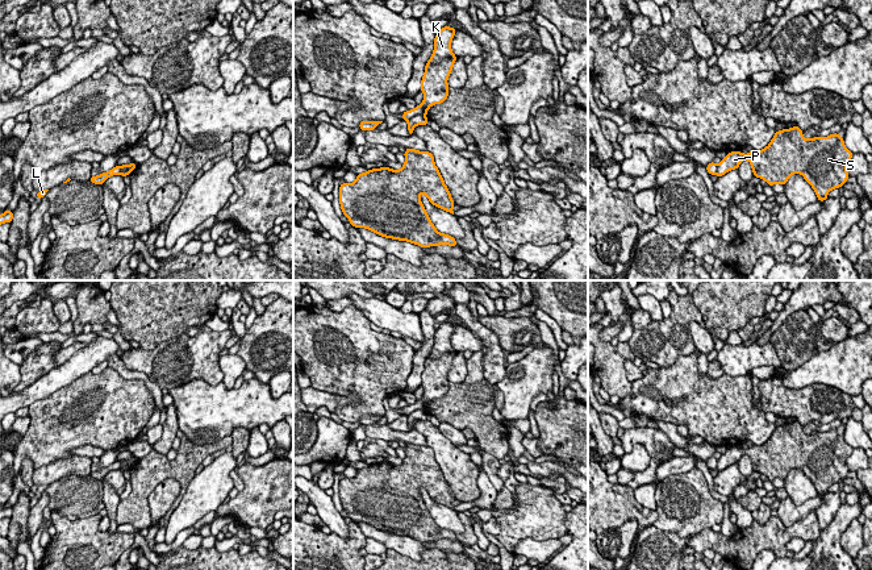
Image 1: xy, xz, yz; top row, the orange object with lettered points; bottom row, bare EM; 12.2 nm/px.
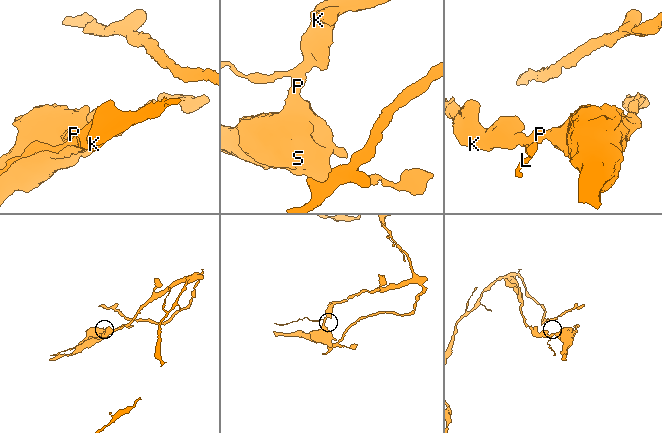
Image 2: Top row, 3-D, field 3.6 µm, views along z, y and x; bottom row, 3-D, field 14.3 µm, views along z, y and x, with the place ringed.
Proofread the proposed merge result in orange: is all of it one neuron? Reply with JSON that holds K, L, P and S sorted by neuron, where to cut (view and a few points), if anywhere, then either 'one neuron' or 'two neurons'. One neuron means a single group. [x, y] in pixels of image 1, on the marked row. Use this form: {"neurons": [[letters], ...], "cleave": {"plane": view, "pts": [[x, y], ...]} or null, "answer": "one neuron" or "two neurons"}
{"neurons": [["K", "L"], ["P", "S"]], "cleave": {"plane": "xz", "pts": [[424, 115], [413, 115], [407, 120]]}, "answer": "two neurons"}

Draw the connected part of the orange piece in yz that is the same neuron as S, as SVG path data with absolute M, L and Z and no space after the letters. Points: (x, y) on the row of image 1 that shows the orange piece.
M796 125L776 132L763 150L748 154L727 153L717 167L717 175L722 176L738 168L747 159L754 176L765 180L771 187L776 183L785 184L793 174L801 174L815 191L818 200L823 201L831 190L839 188L848 179L846 165L852 155L838 133L806 140Z

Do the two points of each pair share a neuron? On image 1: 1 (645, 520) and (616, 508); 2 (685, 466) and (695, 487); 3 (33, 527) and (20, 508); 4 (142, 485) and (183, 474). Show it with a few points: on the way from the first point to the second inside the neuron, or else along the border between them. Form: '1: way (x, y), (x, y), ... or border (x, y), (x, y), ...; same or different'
1: way (638, 514), (633, 510), (622, 508); same
2: border (695, 466), (683, 473), (670, 474), (659, 482); different
3: border (32, 507), (28, 515), (28, 537), (25, 540); different
4: way (153, 474), (155, 471), (172, 471); same

